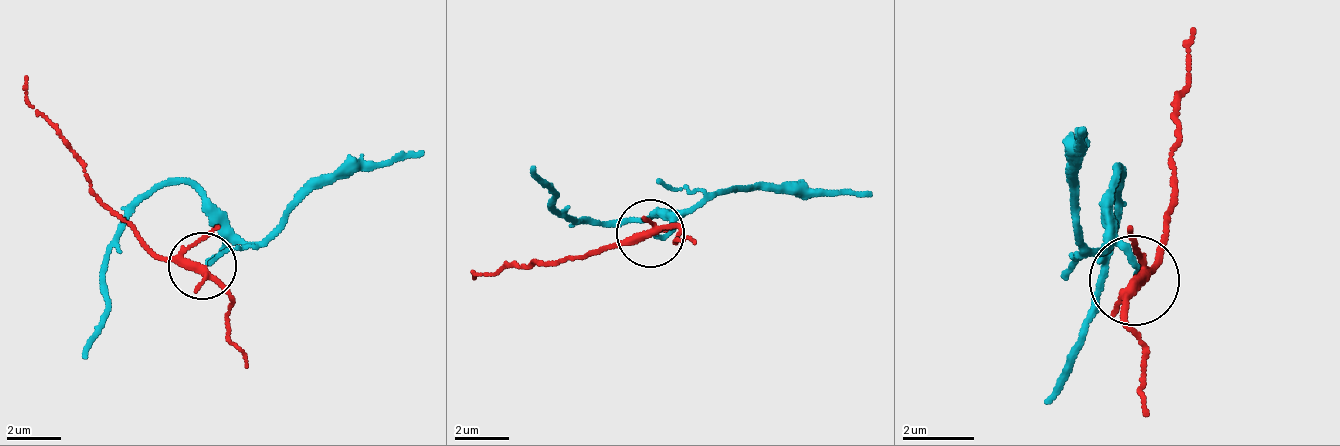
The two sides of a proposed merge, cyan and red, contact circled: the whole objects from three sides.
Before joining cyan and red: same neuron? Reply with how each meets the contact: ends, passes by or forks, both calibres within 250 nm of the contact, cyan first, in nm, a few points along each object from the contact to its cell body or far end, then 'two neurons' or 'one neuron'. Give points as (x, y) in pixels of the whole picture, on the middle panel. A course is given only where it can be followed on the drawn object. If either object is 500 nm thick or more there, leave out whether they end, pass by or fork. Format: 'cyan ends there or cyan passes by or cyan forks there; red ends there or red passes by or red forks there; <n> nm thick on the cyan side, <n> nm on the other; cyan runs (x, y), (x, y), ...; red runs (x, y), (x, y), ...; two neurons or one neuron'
cyan ends there; red forks there; 170 nm thick on the cyan side, 240 nm on the other; cyan runs (655, 232), (669, 232), (662, 218), (608, 218), (554, 211), (554, 191), (533, 164); red runs (648, 232), (547, 266), (472, 272), (472, 279); one neuron

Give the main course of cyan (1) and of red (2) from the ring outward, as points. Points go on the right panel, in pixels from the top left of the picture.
1: (1132, 278), (1132, 260), (1114, 206), (1114, 170), (1105, 269), (1078, 359), (1042, 404)
2: (1132, 278), (1150, 269), (1177, 188), (1177, 116), (1186, 53), (1195, 26)

